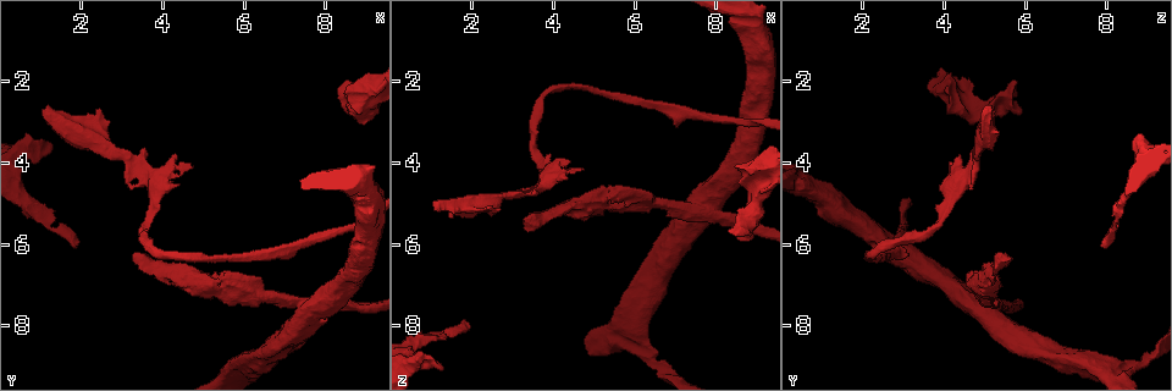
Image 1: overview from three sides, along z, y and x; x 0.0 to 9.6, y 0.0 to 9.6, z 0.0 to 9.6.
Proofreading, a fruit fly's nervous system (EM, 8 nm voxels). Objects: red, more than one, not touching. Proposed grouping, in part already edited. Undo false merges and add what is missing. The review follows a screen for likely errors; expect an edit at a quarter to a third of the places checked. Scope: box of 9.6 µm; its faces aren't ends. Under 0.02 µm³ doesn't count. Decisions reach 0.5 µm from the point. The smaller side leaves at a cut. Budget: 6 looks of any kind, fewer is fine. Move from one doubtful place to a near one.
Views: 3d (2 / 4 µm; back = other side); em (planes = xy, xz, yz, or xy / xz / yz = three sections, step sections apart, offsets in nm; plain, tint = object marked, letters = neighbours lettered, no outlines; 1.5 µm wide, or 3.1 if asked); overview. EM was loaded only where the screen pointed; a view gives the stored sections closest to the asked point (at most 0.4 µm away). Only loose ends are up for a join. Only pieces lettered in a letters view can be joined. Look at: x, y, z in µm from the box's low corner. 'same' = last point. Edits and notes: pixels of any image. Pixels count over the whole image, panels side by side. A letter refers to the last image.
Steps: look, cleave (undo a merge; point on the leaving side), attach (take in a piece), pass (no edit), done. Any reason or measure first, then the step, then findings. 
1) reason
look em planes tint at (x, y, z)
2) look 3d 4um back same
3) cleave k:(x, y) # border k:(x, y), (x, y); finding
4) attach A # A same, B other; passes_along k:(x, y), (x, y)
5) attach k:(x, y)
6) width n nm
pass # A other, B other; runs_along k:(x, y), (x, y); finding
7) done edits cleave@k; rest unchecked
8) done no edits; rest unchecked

arms run side by side
look em xz step 8 tint at (6.15, 7.20, 5.00)

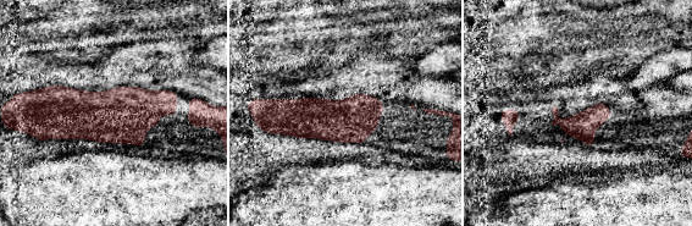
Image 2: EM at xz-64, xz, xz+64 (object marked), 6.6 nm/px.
look em yz step 4 tint same

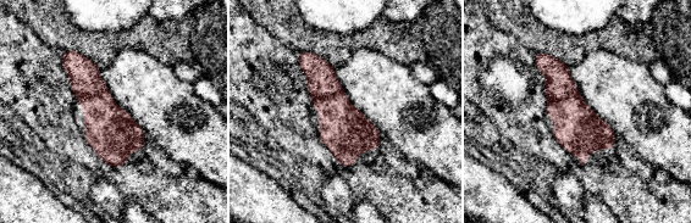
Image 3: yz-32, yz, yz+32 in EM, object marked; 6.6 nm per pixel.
what lies round it
look em yz step 4 letters same

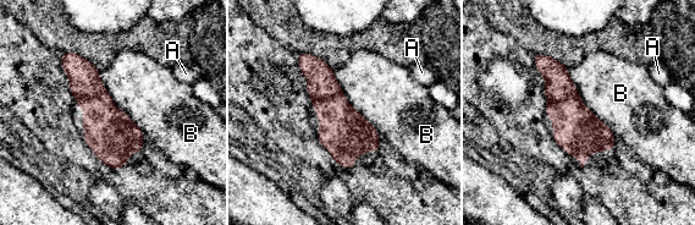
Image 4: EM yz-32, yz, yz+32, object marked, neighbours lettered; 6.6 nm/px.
longest_contact B 500 nm
pass # A other, B other; border 4:(98, 71), (112, 103), (143, 131); continuous, no second neuron

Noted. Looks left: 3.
end of a long branch
look 3d 2um at (1.90, 6.00, 7.90)

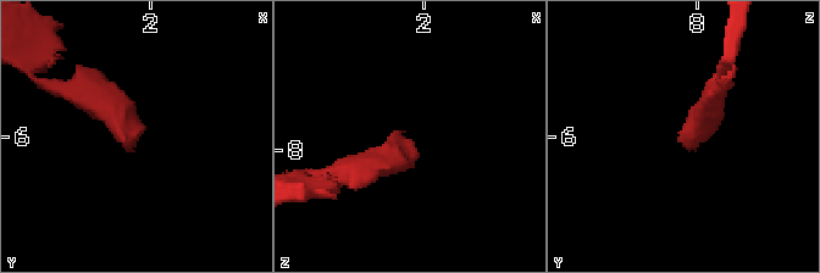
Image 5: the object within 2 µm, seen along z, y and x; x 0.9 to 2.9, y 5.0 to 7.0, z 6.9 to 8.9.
look em xz step 8 letters at (1.84, 6.02, 7.84)

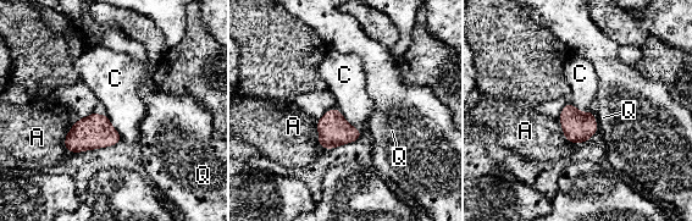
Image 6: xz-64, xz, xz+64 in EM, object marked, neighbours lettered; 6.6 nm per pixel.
pass # A other, C other, Q other; no lettered piece goes on from it

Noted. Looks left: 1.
done no edits; rest unchecked

